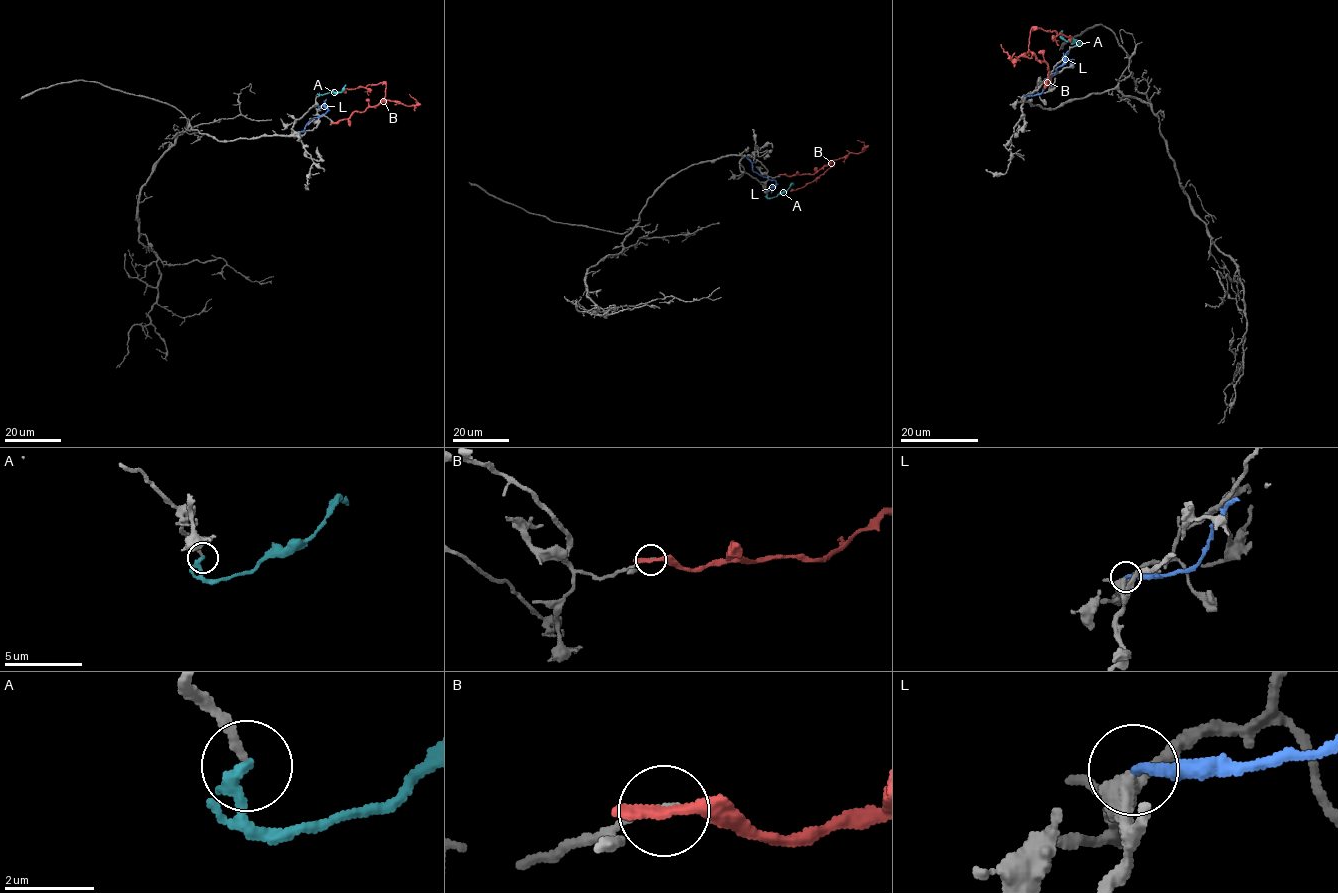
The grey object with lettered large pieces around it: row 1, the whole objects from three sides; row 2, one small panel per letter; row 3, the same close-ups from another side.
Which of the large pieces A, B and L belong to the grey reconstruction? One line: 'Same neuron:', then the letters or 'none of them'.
Same neuron: A

